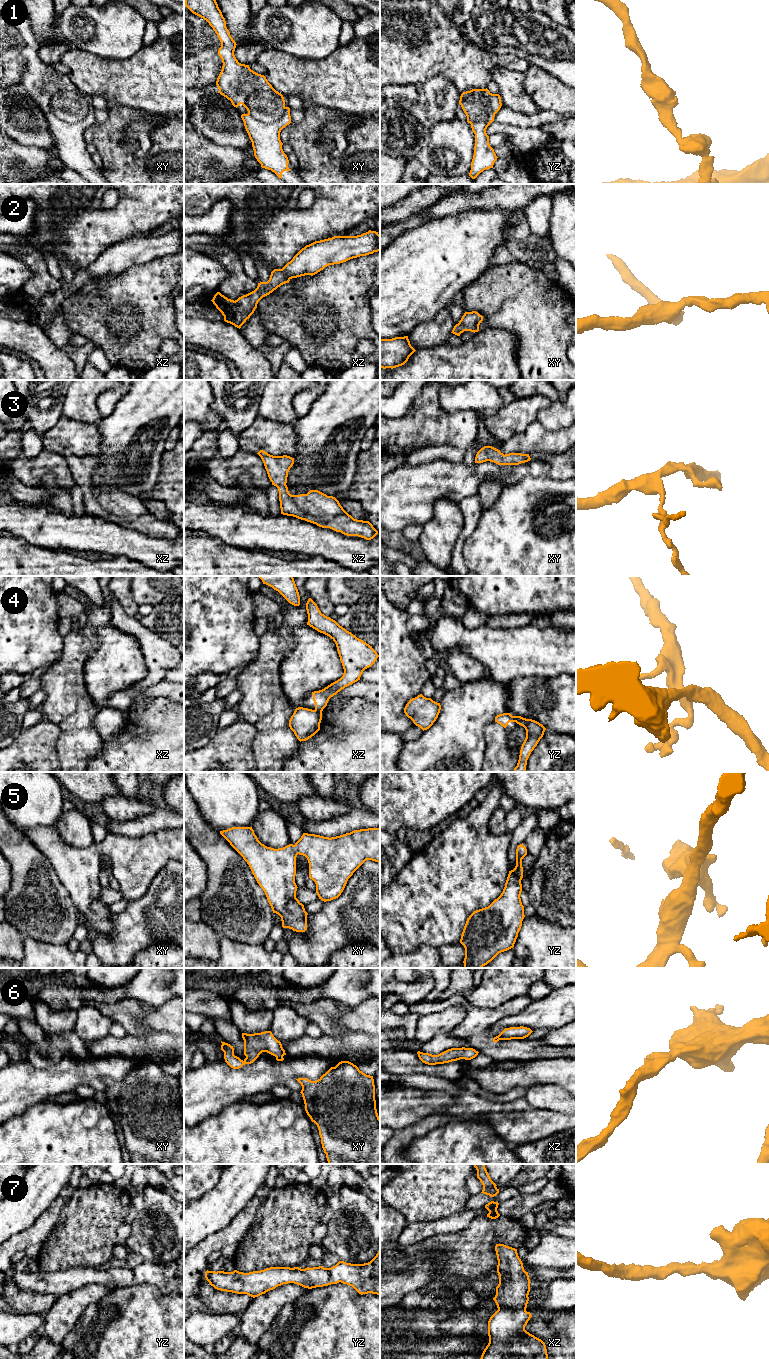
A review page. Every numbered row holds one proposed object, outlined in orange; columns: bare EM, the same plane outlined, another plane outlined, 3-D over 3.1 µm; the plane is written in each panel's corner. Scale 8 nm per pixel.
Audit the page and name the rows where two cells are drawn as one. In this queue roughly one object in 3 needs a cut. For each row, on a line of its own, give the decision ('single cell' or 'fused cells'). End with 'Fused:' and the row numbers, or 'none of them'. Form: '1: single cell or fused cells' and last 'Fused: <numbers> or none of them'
1: single cell
2: single cell
3: single cell
4: fused cells
5: single cell
6: single cell
7: single cell
Fused: 4

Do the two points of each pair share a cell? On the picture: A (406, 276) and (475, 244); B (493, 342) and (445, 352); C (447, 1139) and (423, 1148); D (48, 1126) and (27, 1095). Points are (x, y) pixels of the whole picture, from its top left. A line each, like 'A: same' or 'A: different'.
A: same
B: same
C: same
D: different

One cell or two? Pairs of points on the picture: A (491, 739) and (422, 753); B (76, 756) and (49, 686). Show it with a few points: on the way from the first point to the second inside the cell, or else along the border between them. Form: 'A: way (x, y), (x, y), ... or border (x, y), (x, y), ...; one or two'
A: border (494, 720), (489, 722), (483, 731), (483, 761); two
B: way (76, 739), (74, 714), (66, 703); one

